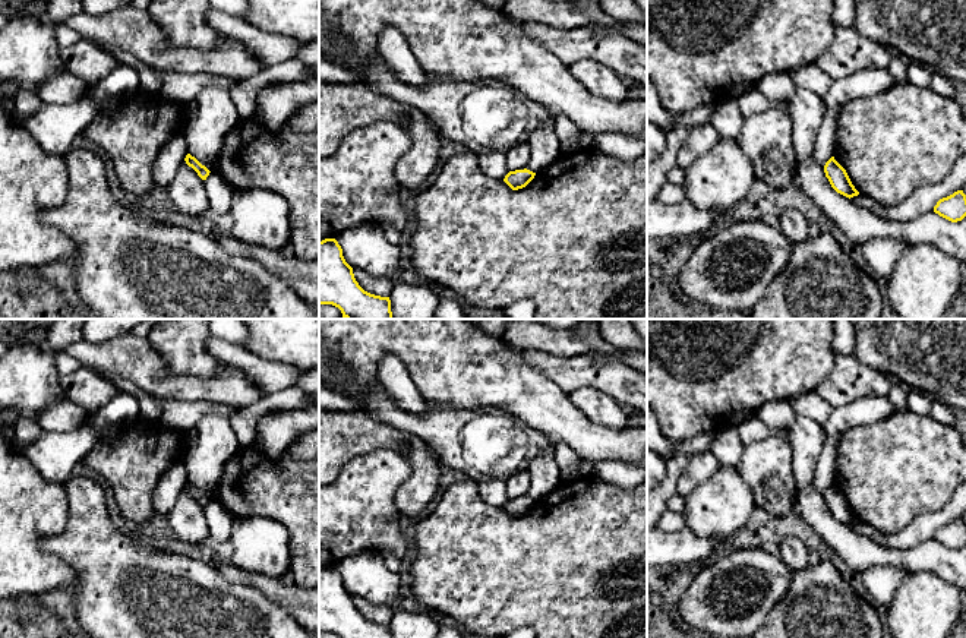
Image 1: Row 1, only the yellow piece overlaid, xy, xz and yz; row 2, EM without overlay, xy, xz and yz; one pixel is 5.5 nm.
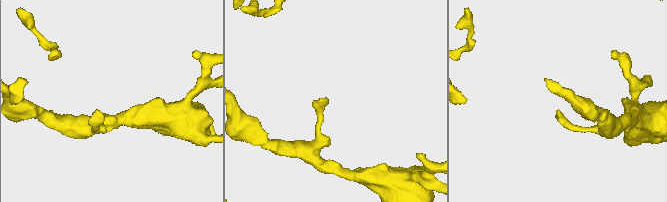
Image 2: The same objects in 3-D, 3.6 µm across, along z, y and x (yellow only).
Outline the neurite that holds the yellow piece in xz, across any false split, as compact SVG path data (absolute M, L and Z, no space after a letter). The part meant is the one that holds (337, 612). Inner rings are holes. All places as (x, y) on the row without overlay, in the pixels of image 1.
M335 566L319 569L319 632L340 638L391 638L389 625L364 619Z

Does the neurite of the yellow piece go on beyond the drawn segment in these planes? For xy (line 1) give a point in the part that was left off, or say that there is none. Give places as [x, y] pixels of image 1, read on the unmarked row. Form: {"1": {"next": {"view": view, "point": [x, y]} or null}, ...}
{"1": {"next": null}}

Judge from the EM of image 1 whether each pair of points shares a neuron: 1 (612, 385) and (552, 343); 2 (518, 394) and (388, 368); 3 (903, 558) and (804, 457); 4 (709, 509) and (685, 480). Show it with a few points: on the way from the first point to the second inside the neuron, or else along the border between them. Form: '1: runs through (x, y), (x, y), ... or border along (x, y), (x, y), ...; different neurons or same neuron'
1: border along (537, 350), (558, 357), (574, 357), (590, 351); different neurons
2: border along (387, 353), (394, 353), (400, 359), (425, 401); different neurons
3: runs through (868, 553), (845, 542), (813, 509), (807, 492); same neuron
4: border along (719, 468), (684, 496); different neurons

